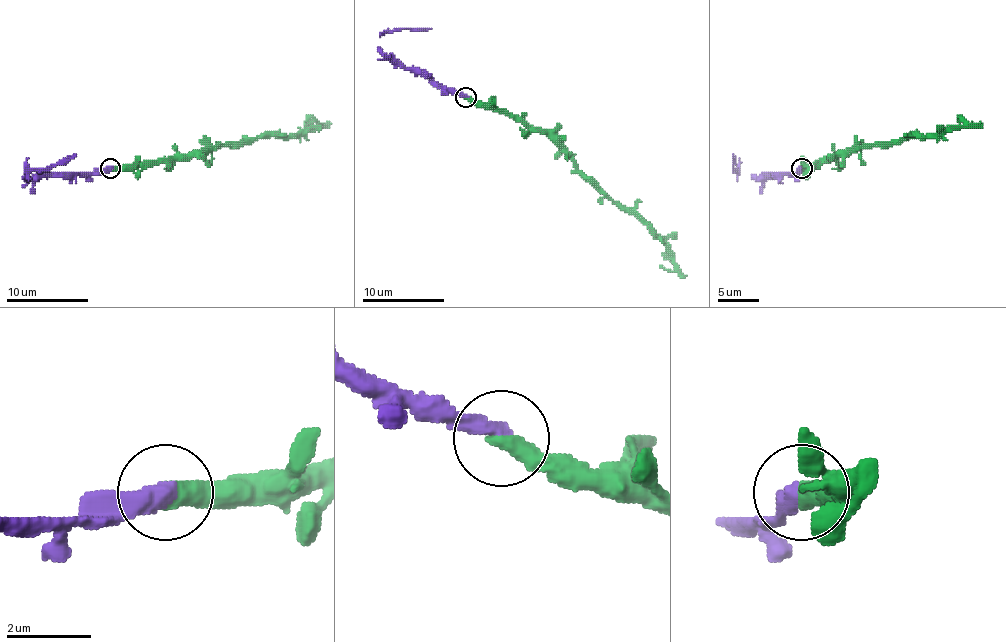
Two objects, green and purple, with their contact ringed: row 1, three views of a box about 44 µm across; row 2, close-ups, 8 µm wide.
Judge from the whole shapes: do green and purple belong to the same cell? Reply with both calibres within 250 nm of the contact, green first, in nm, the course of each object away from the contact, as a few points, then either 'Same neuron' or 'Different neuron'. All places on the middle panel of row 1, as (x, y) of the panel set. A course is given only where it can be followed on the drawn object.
Thickness 500 nm (green) against 440 nm. Course of green: (466, 96), (491, 103), (540, 129), (664, 245), (674, 269), (660, 265). Course of purple: (466, 96), (437, 88), (425, 76), (396, 66), (382, 51), (380, 35), (431, 29). Same neuron

